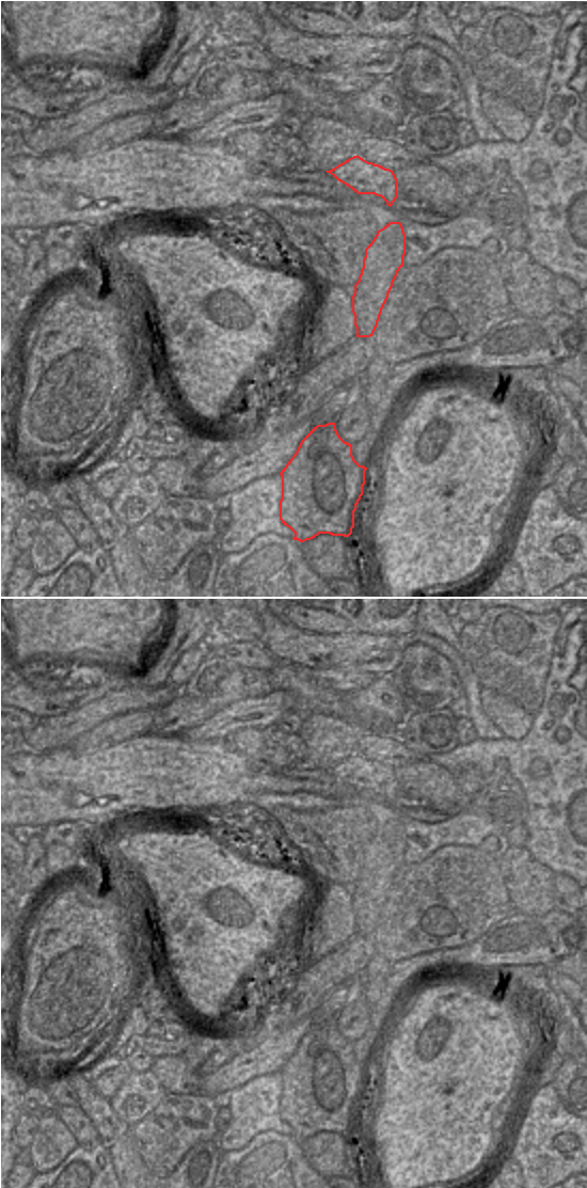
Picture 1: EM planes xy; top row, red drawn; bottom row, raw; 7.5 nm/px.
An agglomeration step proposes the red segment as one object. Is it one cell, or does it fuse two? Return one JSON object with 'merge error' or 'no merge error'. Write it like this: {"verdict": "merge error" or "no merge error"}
{"verdict": "merge error"}

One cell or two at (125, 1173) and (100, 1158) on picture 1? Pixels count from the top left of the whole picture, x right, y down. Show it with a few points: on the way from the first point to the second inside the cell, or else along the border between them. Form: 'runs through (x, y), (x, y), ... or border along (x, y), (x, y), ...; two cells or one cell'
border along (105, 1143), (116, 1176); two cells

